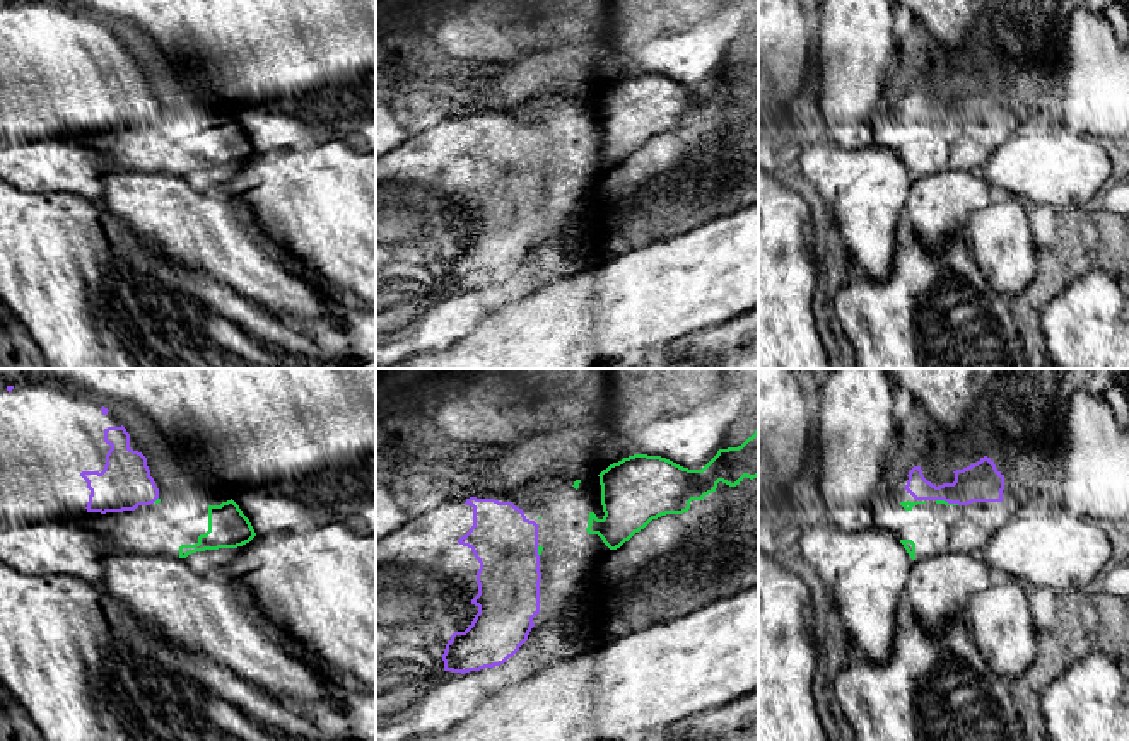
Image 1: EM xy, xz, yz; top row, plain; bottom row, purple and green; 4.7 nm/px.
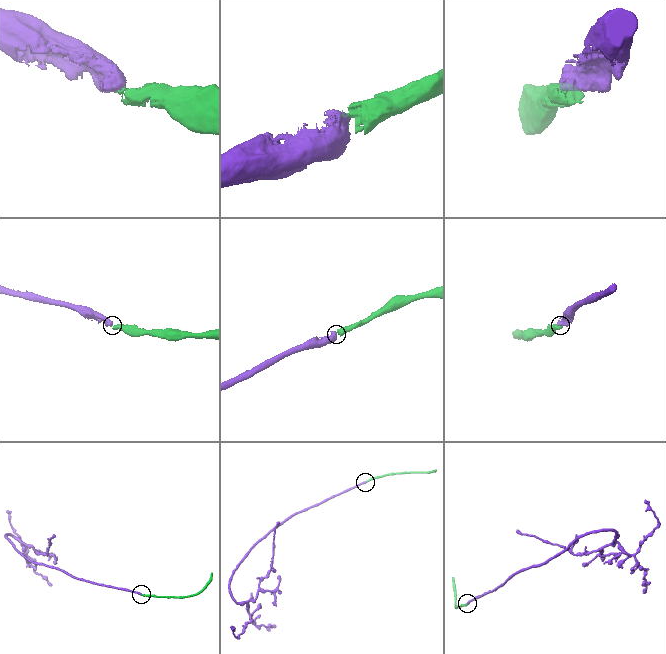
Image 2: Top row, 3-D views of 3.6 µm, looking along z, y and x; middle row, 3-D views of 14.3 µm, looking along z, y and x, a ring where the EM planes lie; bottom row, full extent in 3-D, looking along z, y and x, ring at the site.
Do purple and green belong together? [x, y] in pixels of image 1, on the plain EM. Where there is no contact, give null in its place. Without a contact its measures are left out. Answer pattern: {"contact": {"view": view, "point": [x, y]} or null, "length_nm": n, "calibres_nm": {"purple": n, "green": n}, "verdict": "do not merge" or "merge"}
{"contact": {"view": "yz", "point": [948, 120]}, "length_nm": 110, "calibres_nm": {"purple": 190, "green": 20}, "verdict": "merge"}

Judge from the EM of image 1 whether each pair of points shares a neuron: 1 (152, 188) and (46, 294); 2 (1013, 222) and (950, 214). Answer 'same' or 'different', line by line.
1: different
2: different

